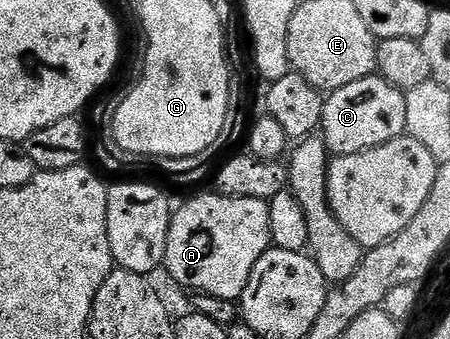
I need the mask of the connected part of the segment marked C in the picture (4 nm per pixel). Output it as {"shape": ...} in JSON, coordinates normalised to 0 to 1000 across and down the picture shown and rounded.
{"shape":[[[833,221],[791,233],[791,245],[773,245],[722,289],[711,401],[742,463],[791,457],[896,401],[904,351],[900,271]]]}

